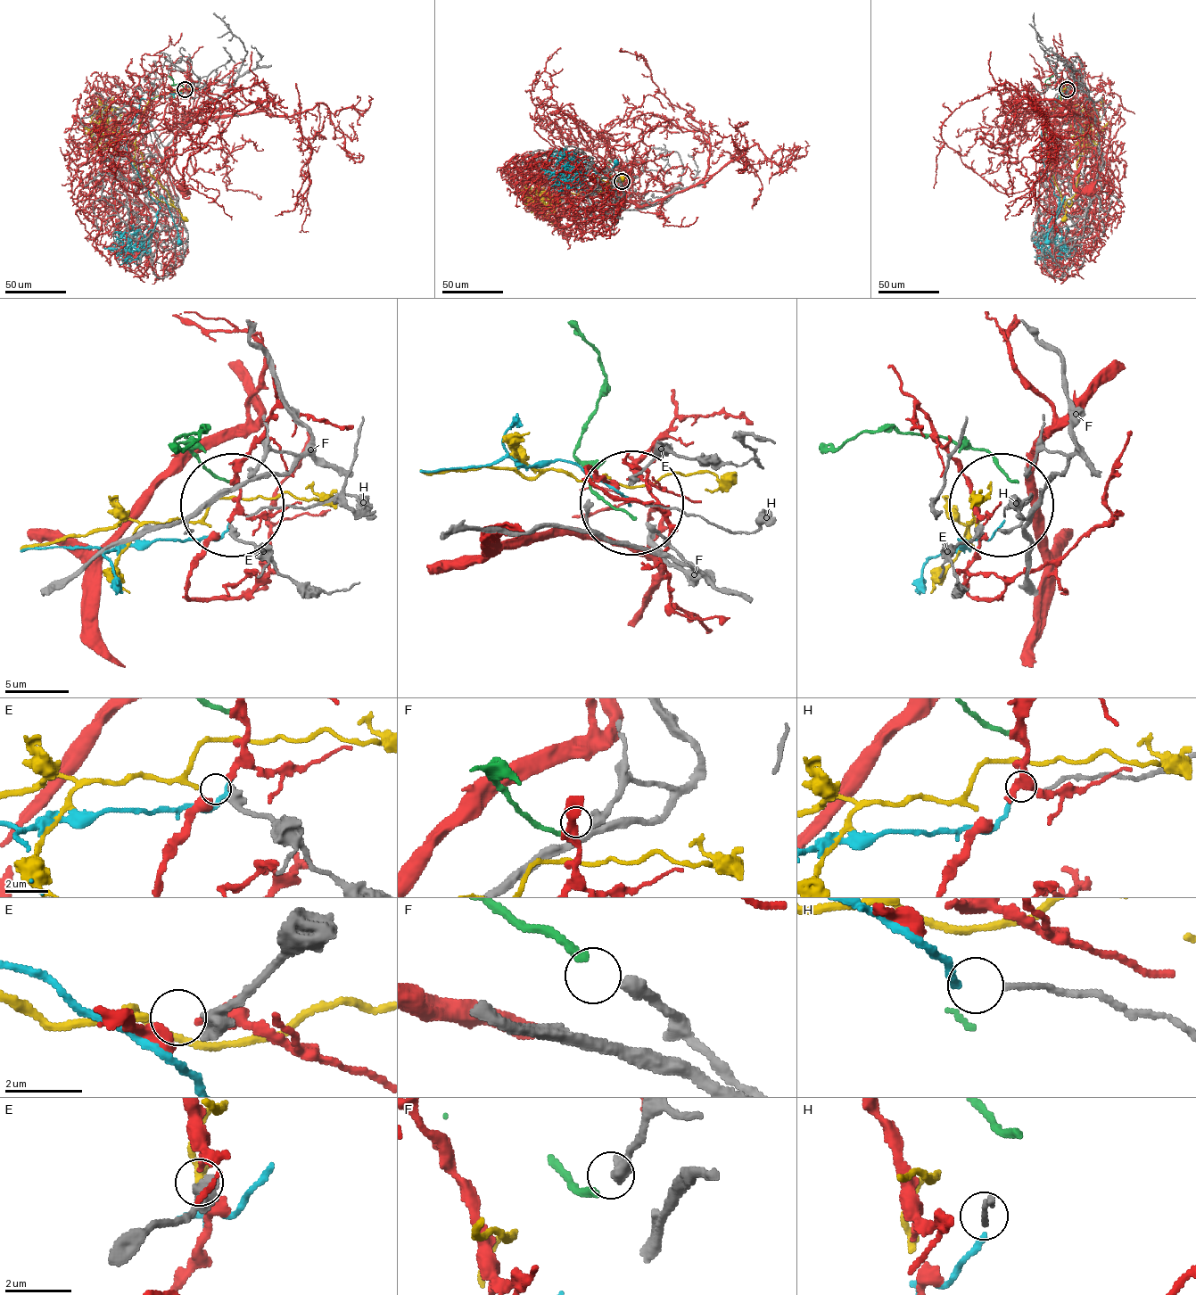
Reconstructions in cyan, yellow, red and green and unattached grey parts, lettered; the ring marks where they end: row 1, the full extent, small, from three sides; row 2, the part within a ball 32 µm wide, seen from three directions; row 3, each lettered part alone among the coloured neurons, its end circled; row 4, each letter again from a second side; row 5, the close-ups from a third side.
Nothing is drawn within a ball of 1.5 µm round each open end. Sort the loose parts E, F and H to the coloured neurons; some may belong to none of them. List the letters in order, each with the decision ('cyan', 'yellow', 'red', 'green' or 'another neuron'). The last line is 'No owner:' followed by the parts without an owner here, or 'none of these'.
E: yellow
F: green
H: cyan
No owner: none of these

